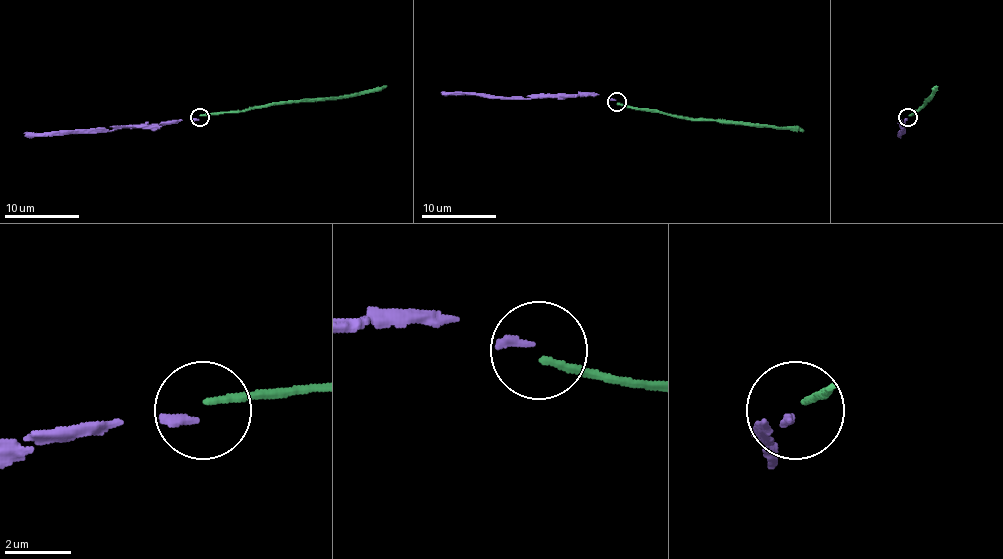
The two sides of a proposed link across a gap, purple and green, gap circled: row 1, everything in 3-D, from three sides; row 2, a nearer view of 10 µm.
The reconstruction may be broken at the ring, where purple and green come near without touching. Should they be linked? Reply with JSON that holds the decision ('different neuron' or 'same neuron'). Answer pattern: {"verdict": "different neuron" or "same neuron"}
{"verdict": "different neuron"}

